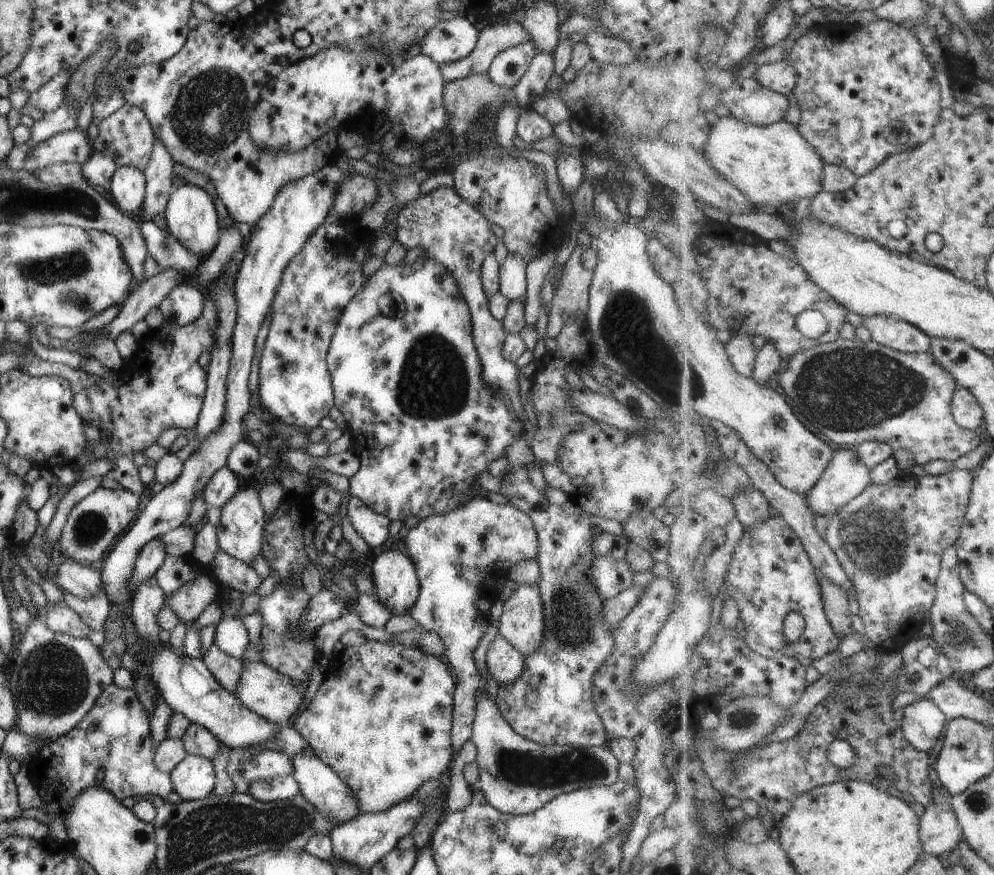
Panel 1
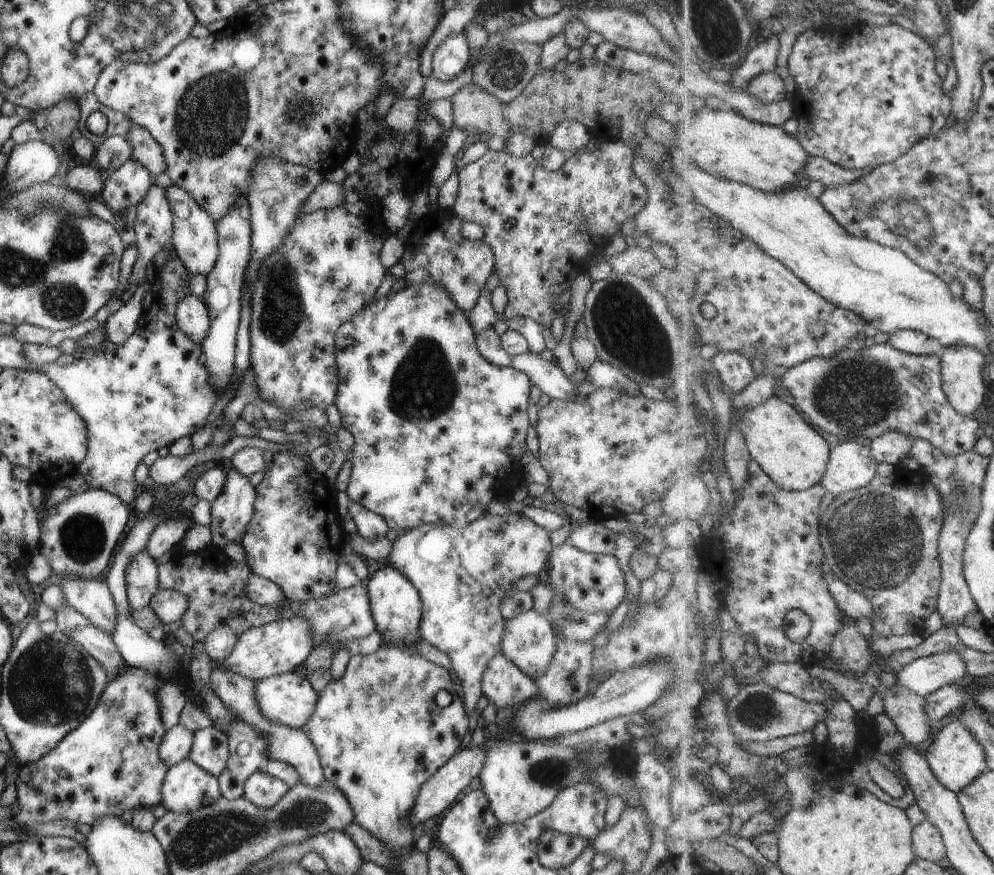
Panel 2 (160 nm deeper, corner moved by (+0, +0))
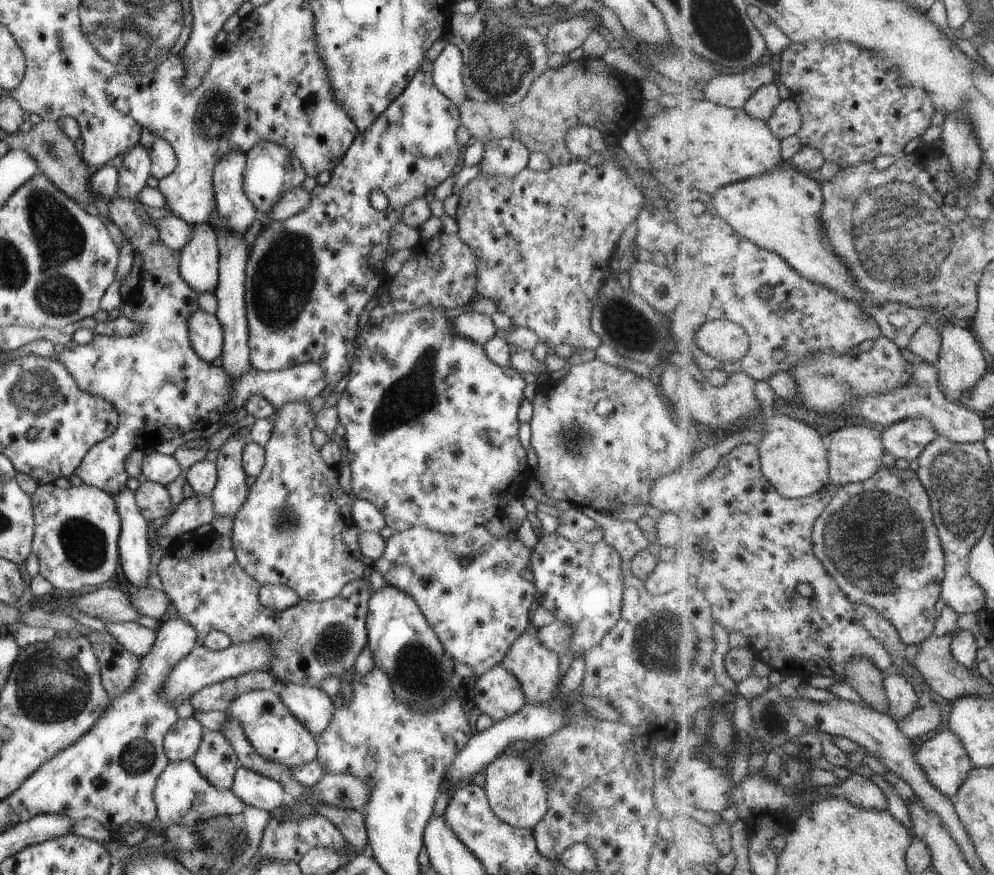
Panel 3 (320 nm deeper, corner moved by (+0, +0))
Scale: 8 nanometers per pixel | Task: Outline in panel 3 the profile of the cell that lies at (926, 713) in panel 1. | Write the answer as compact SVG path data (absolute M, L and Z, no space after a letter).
M892 671L885 673L884 680L889 715L897 722L907 720L920 707L915 684L907 676L897 675Z

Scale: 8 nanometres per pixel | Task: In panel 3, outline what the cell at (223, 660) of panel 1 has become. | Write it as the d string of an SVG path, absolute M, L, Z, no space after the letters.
M253 688L239 694L237 698L231 698L227 714L239 722L251 747L265 760L291 768L309 764L316 759L316 742L311 732L295 720L293 714L283 706L279 696L270 689Z

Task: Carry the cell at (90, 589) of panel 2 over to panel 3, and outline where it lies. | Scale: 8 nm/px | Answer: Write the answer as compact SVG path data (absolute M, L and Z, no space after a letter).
M102 621L106 632L134 656L141 657L151 650L155 642L156 632L148 630L133 621L105 622Z

